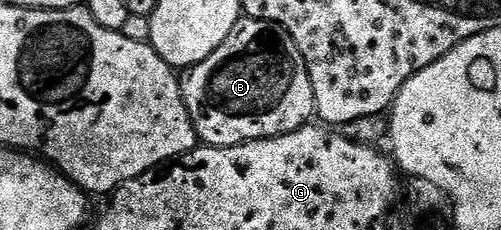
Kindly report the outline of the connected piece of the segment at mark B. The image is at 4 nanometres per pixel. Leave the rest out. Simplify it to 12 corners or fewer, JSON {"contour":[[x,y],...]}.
{"contour":[[240,18],[181,83],[212,148],[316,115],[297,42]]}

